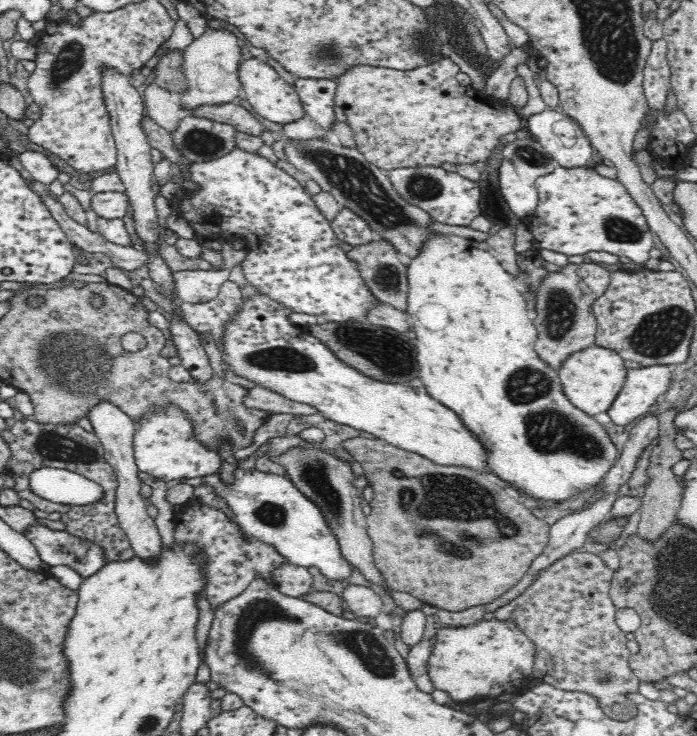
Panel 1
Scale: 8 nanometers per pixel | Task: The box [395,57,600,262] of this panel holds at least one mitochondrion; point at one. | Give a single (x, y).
(422, 186)

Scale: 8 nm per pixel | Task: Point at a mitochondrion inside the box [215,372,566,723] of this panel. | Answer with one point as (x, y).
(445, 510)

